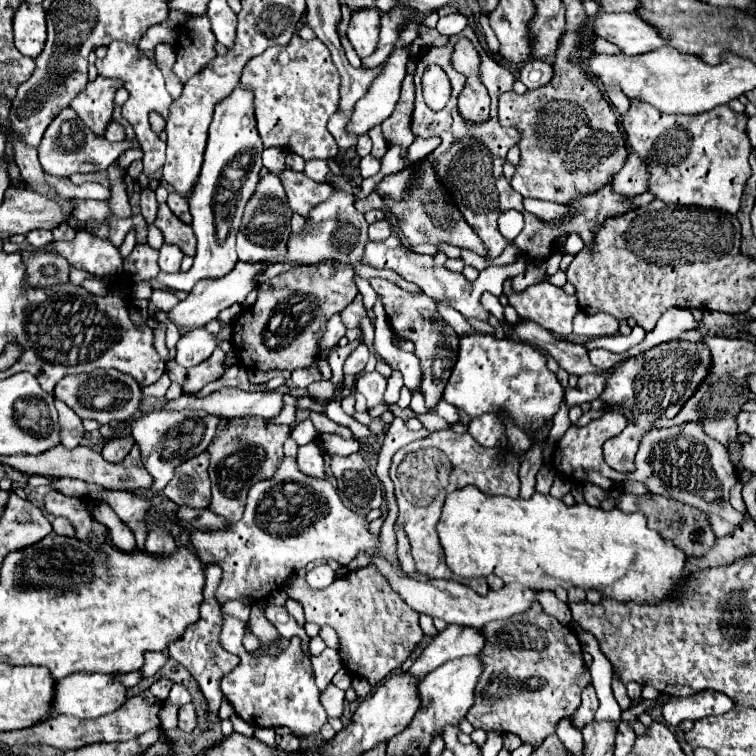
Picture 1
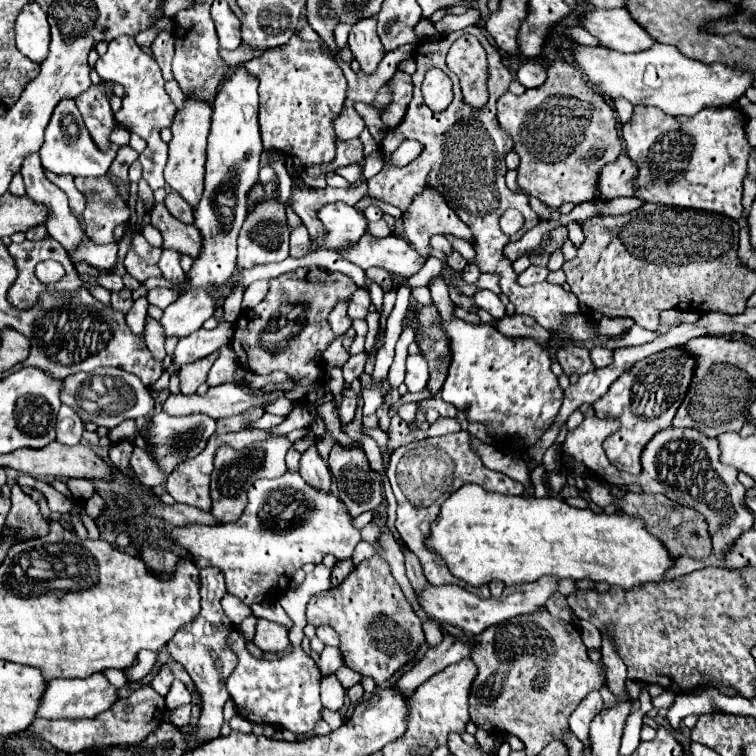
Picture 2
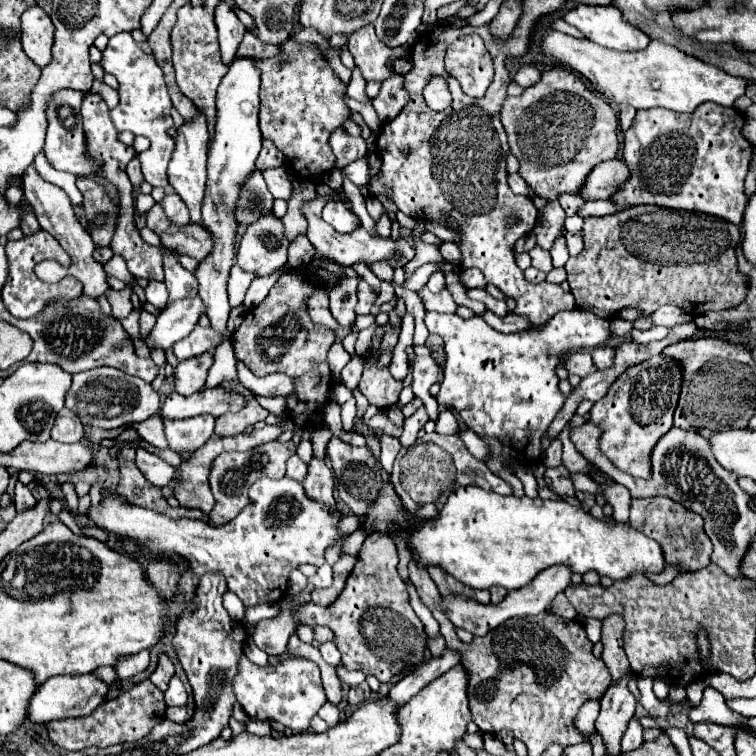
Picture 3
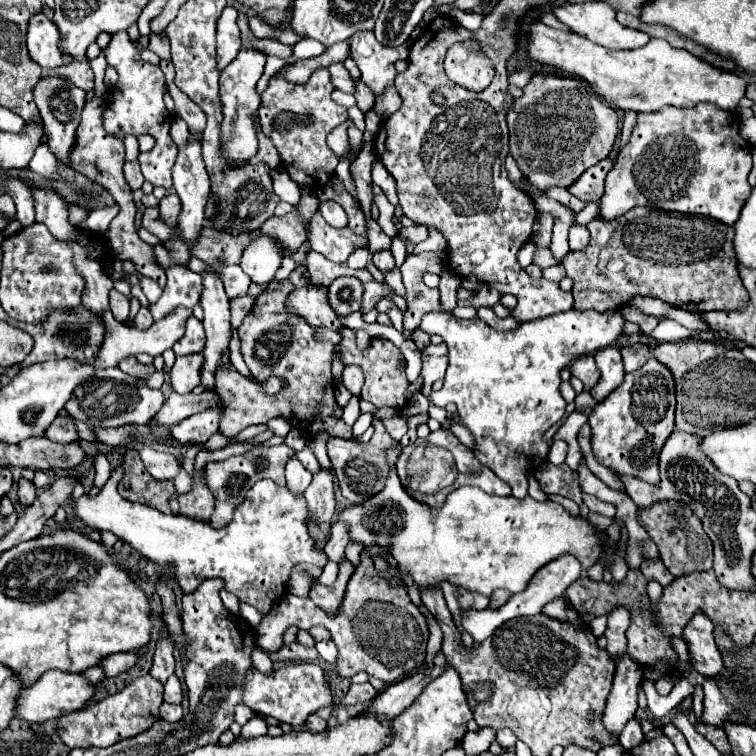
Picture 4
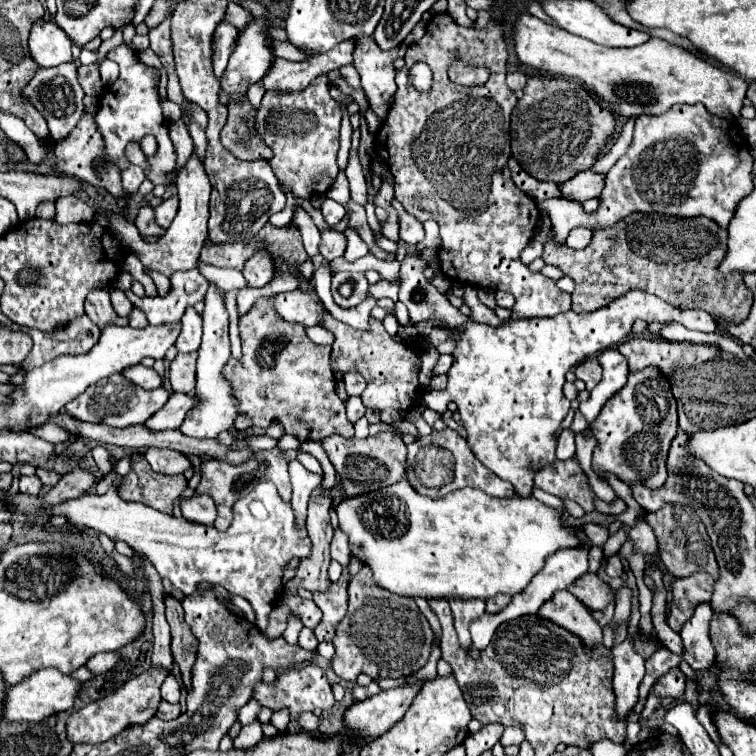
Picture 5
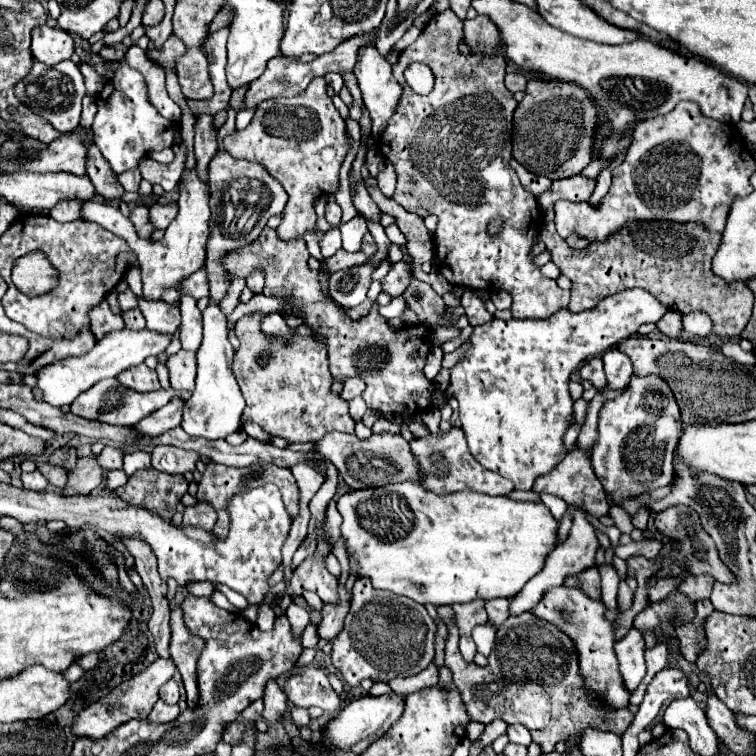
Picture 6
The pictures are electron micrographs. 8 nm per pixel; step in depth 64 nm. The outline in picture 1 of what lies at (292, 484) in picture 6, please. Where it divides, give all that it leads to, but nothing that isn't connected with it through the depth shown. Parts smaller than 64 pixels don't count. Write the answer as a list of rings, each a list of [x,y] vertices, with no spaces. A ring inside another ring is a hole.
[[[232,418],[228,420],[228,428],[218,432],[212,444],[208,446],[210,454],[210,482],[212,482],[212,500],[210,510],[224,516],[228,522],[238,522],[244,514],[246,492],[254,480],[272,478],[284,452],[282,444],[290,436],[290,428],[284,424],[272,424],[264,418]]]

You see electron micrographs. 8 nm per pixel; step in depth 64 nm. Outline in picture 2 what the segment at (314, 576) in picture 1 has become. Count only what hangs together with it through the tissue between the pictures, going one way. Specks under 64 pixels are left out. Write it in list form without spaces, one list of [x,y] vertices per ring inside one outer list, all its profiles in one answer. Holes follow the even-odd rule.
[[[316,564],[314,572],[306,576],[300,588],[296,590],[286,590],[284,596],[280,598],[280,606],[286,610],[286,614],[292,618],[294,628],[290,630],[290,648],[284,652],[280,658],[274,660],[264,660],[264,658],[254,658],[246,650],[246,642],[242,636],[240,626],[234,626],[234,630],[228,634],[228,646],[238,656],[238,666],[226,680],[226,690],[230,698],[236,704],[236,710],[242,718],[246,718],[252,724],[276,724],[292,734],[310,734],[314,732],[316,722],[322,718],[322,702],[320,702],[320,672],[316,668],[316,662],[304,654],[300,648],[300,642],[304,638],[304,626],[306,626],[306,604],[314,592],[324,592],[330,588],[330,568],[324,564]]]

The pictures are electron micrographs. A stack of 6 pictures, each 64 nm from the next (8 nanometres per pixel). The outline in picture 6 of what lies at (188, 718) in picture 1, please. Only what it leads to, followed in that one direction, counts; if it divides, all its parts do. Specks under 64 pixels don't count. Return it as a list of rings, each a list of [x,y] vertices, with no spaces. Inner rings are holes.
[[[158,700],[154,710],[150,712],[148,720],[154,720],[154,722],[172,722],[176,720],[180,714],[178,706],[170,706],[170,704],[164,704],[164,700]]]

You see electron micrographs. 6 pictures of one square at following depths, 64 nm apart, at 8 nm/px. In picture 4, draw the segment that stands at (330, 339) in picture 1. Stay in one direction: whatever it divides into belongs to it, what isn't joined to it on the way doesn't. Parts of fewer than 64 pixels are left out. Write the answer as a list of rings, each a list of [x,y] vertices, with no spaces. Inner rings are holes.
[[[352,276],[336,278],[330,284],[330,306],[336,316],[348,316],[360,310],[362,304],[362,282]]]

